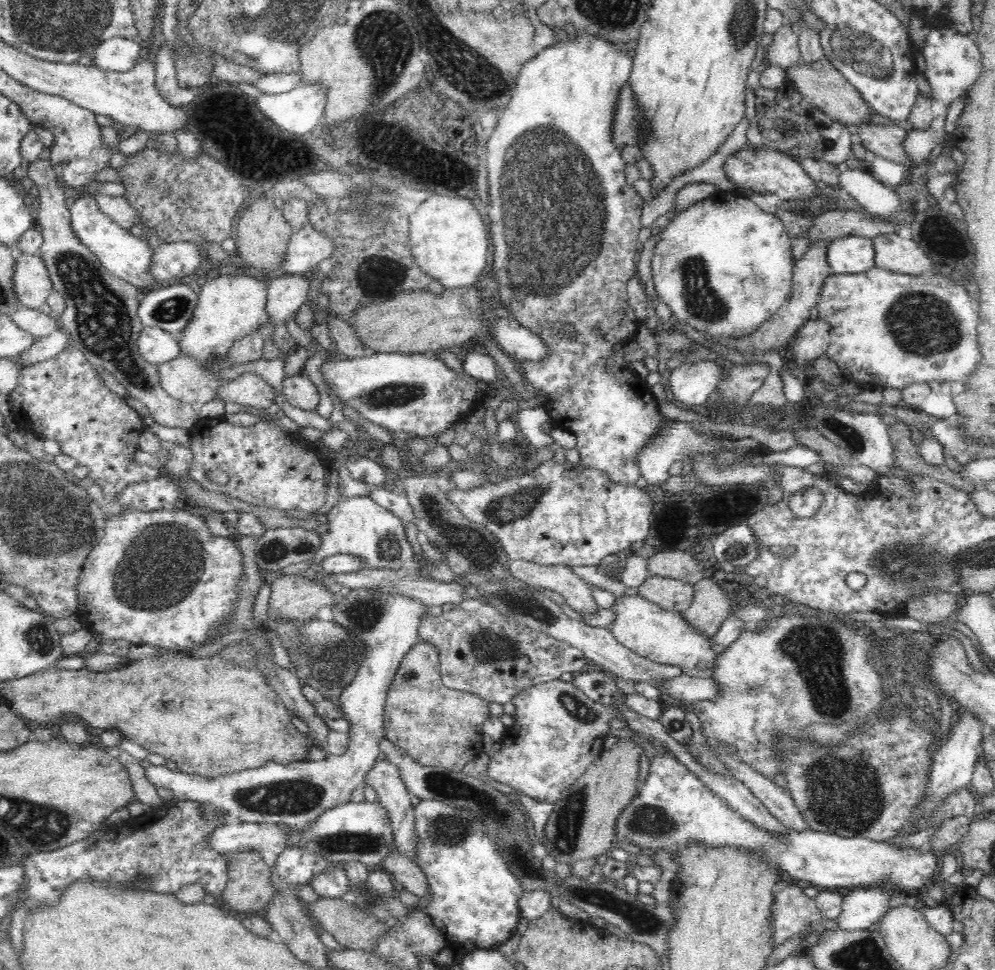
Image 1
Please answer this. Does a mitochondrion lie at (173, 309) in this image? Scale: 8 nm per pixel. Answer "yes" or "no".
yes

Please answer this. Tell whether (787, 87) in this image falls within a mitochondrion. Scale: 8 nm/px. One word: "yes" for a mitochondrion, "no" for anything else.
no

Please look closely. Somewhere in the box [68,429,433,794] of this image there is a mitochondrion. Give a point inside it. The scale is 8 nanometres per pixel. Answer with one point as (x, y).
(164, 563)

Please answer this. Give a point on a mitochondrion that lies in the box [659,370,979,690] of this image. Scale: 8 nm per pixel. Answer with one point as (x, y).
(909, 562)

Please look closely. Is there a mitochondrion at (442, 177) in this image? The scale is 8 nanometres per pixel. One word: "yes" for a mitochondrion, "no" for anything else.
no

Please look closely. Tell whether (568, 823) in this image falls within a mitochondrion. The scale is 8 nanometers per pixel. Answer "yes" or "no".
yes

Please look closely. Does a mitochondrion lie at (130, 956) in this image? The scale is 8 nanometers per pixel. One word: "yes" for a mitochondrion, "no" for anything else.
no

